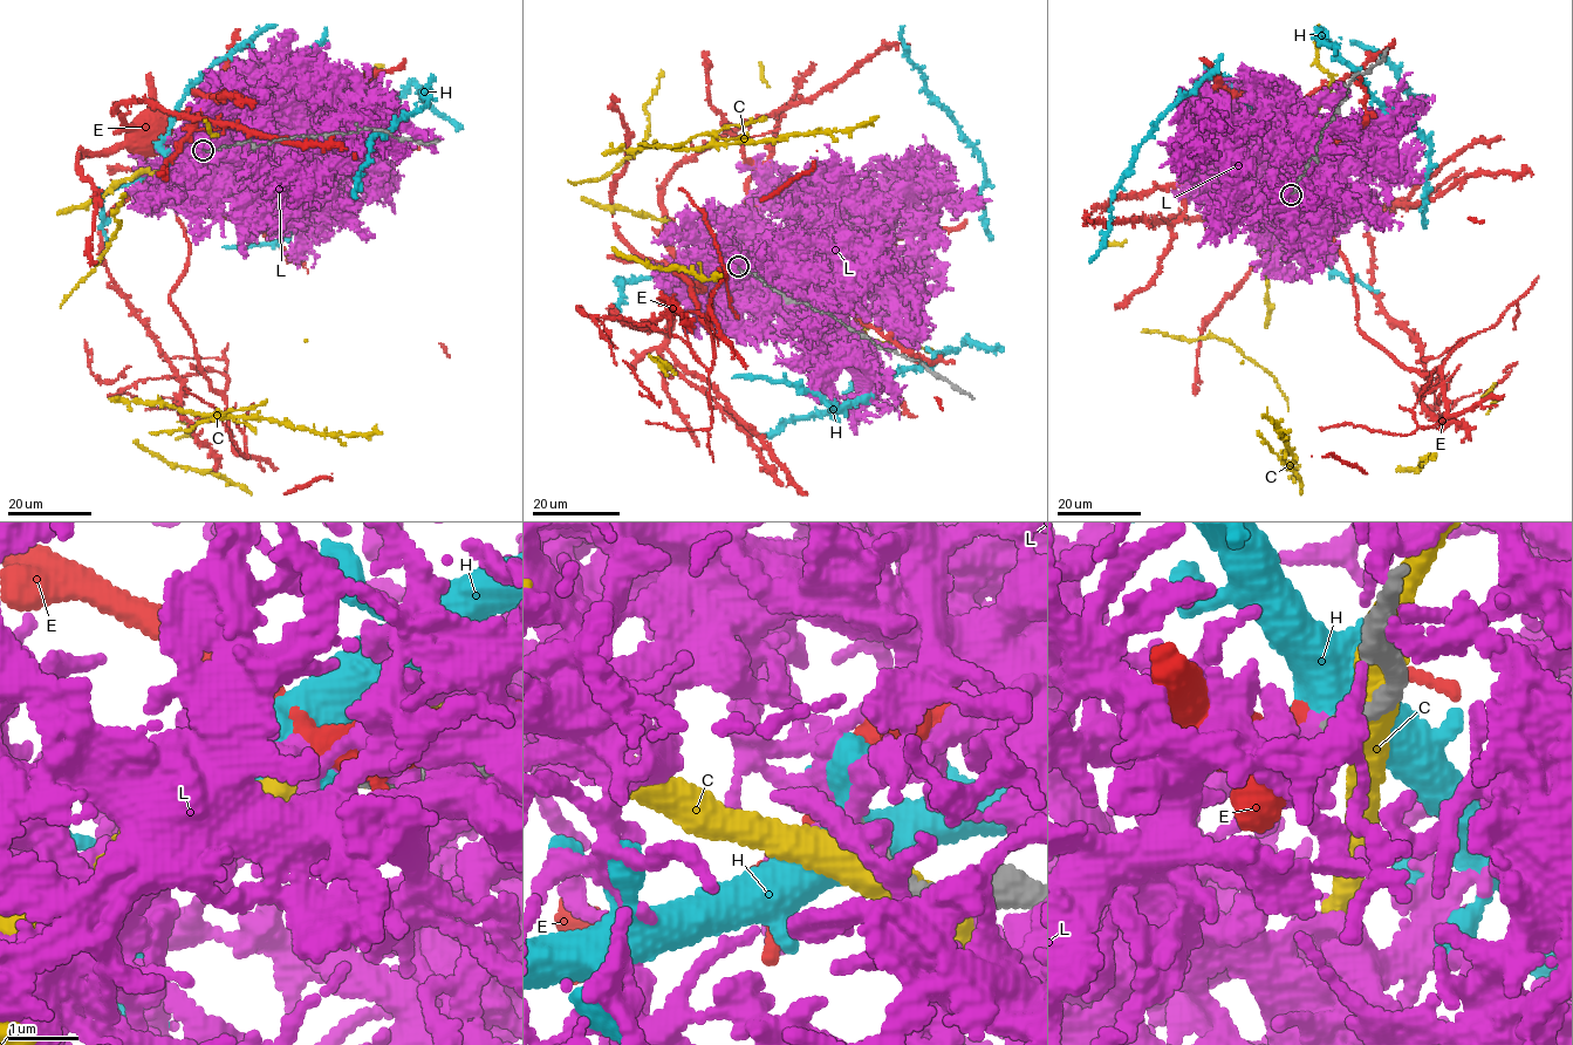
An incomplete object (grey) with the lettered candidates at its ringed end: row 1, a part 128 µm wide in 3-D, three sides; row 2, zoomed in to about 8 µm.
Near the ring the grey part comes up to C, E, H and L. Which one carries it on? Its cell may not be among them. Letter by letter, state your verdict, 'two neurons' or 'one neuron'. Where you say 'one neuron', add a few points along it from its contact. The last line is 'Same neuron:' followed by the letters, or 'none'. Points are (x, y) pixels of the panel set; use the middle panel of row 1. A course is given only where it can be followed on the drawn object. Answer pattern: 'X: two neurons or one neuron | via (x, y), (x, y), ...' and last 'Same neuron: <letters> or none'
C: two neurons
E: two neurons
H: two neurons
L: two neurons
Same neuron: none

